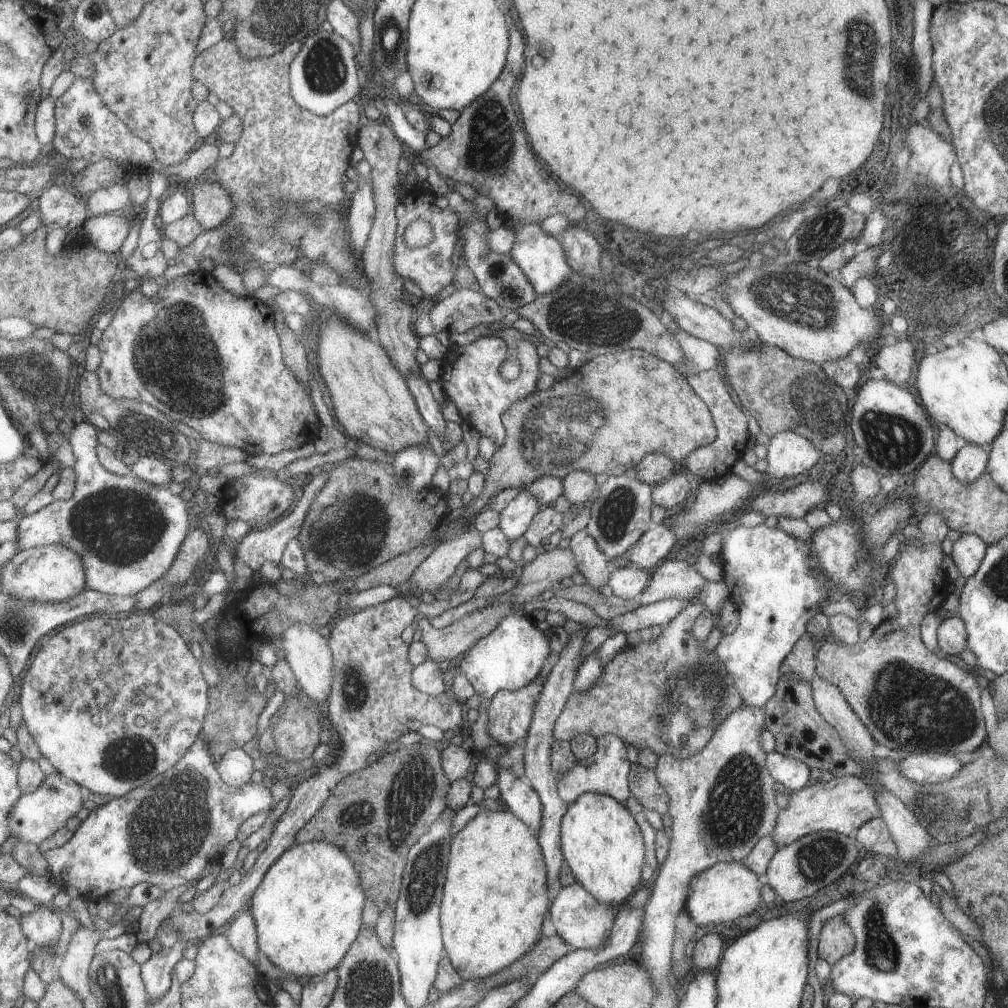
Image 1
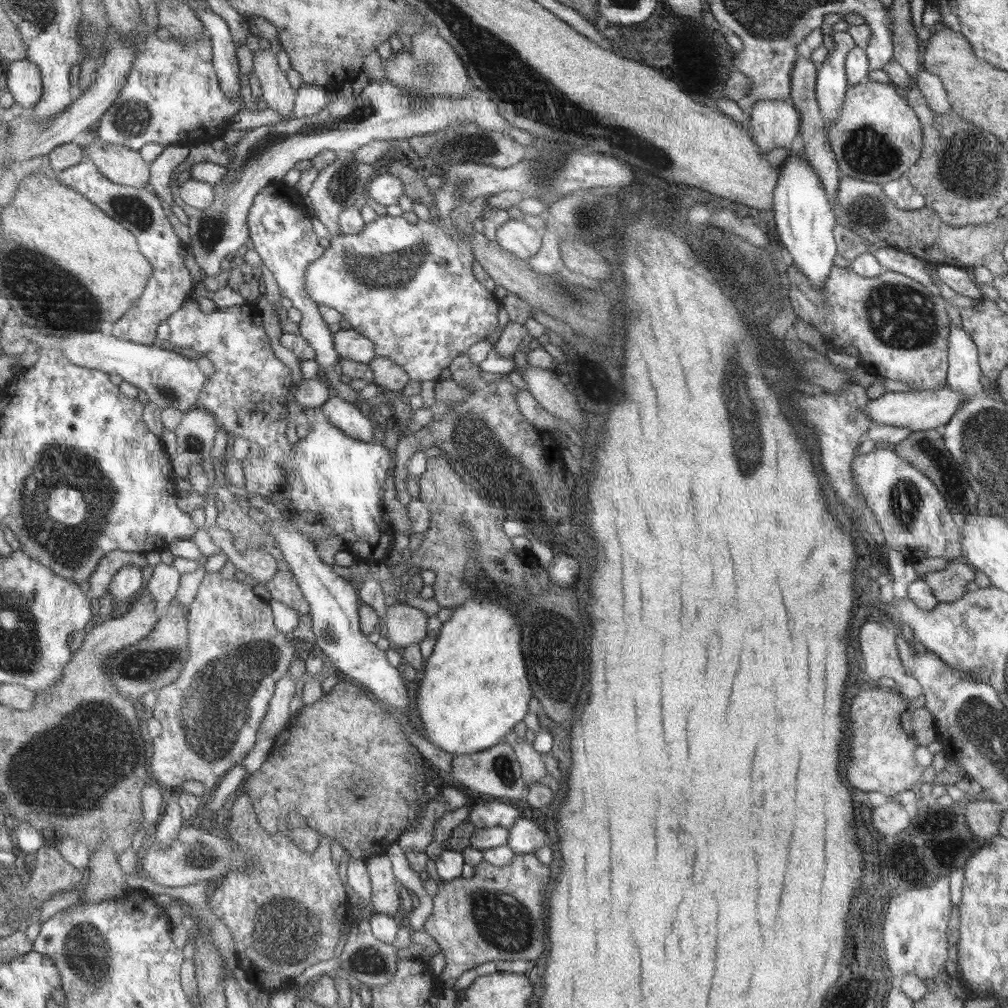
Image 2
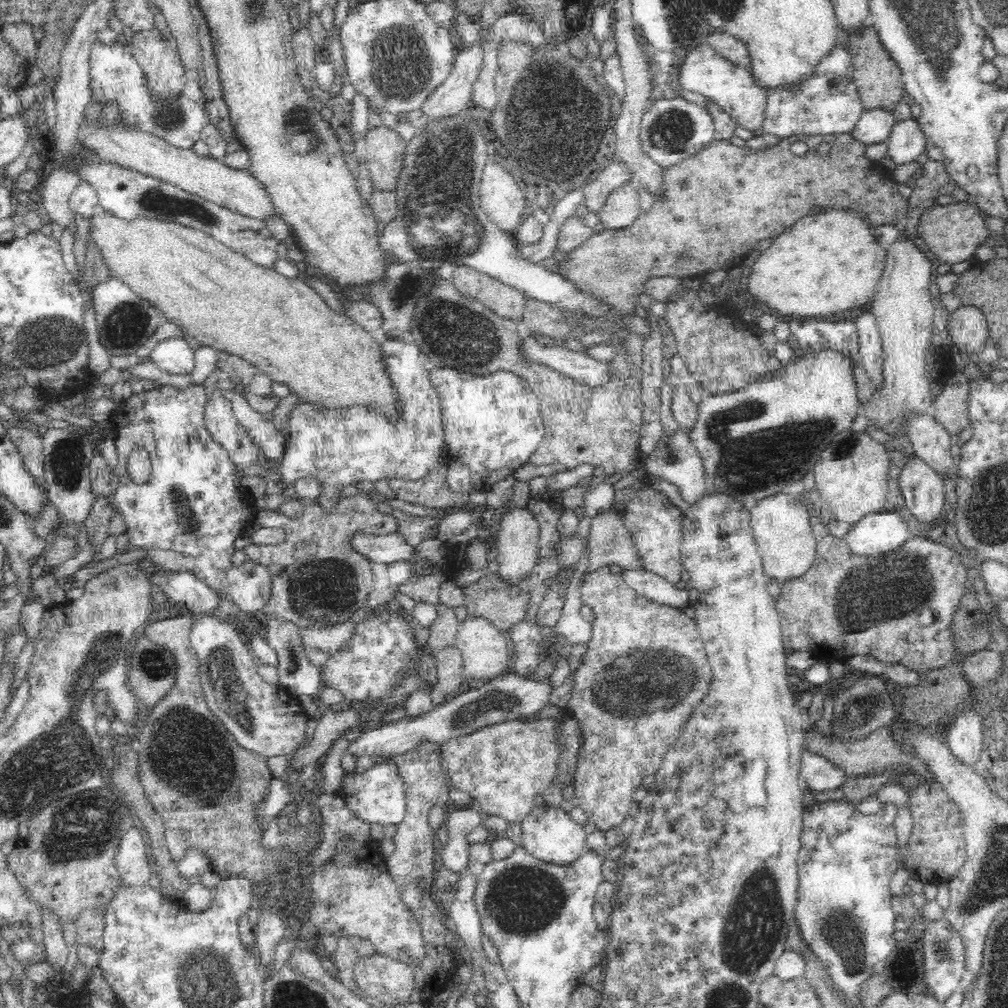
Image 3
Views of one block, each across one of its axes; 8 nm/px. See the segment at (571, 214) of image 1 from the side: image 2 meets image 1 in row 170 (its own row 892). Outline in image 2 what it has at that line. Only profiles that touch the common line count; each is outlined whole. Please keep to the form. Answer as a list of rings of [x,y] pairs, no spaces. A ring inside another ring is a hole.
[[[517,854],[515,860],[509,866],[493,866],[491,862],[481,862],[475,870],[477,874],[473,878],[455,878],[451,882],[439,880],[441,890],[435,896],[435,912],[427,920],[425,930],[427,934],[439,944],[441,952],[447,956],[447,966],[439,980],[443,982],[443,988],[453,988],[463,974],[469,970],[475,970],[481,964],[487,962],[535,962],[545,950],[549,948],[549,926],[547,926],[547,914],[549,908],[545,904],[547,888],[551,884],[553,870],[549,864],[543,864],[535,854]]]

